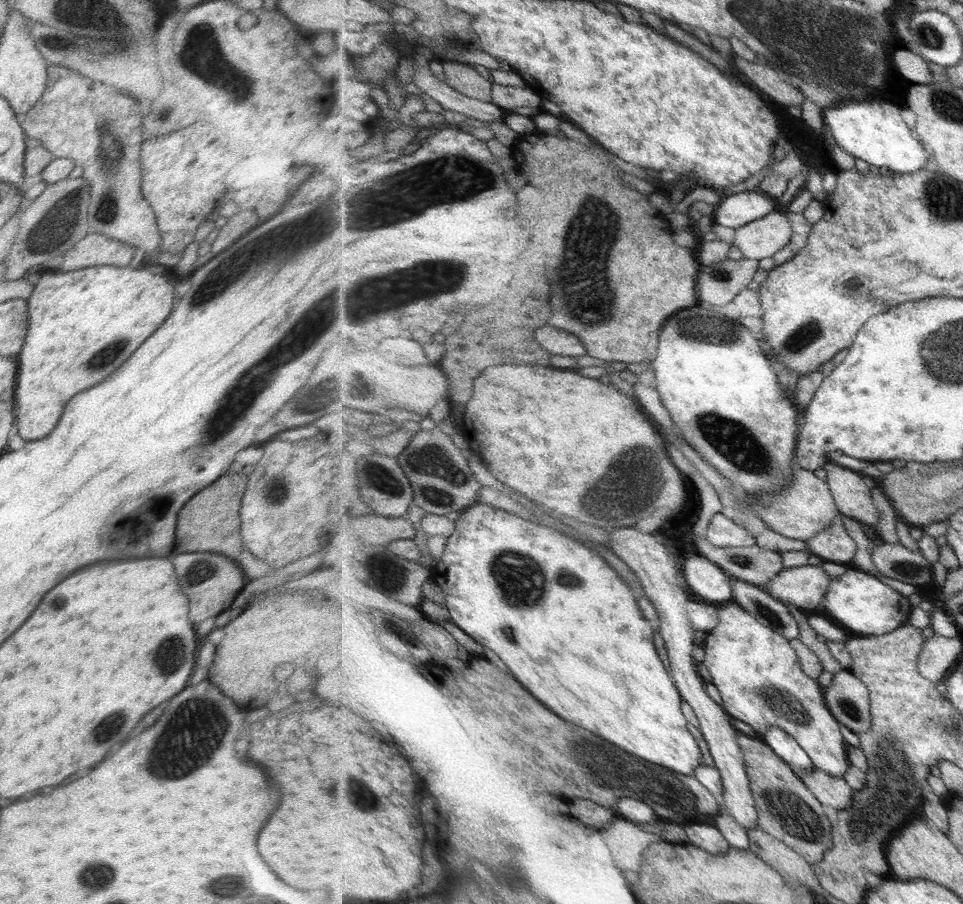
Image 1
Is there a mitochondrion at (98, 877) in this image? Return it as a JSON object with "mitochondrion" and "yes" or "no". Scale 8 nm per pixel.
{"mitochondrion":"yes"}

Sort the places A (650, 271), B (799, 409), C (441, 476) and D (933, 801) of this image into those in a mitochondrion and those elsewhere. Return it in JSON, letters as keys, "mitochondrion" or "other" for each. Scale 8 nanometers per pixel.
{"A":"other","B":"other","C":"mitochondrion","D":"other"}

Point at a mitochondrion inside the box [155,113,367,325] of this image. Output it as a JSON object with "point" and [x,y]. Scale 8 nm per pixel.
{"point":[217,283]}

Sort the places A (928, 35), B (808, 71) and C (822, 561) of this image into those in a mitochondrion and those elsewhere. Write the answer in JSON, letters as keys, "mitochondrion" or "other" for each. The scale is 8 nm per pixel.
{"A":"mitochondrion","B":"mitochondrion","C":"other"}

